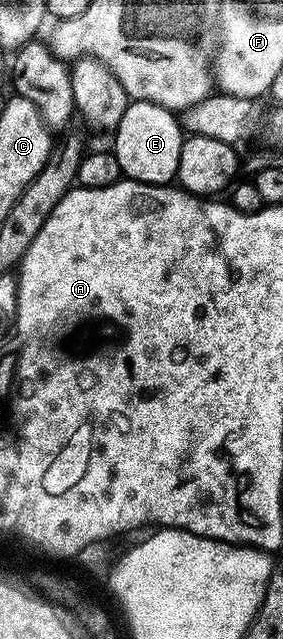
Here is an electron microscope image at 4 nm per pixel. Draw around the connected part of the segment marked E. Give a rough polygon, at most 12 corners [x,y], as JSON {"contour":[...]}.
{"contour":[[133,101],[111,152],[130,181],[177,176],[183,125]]}

